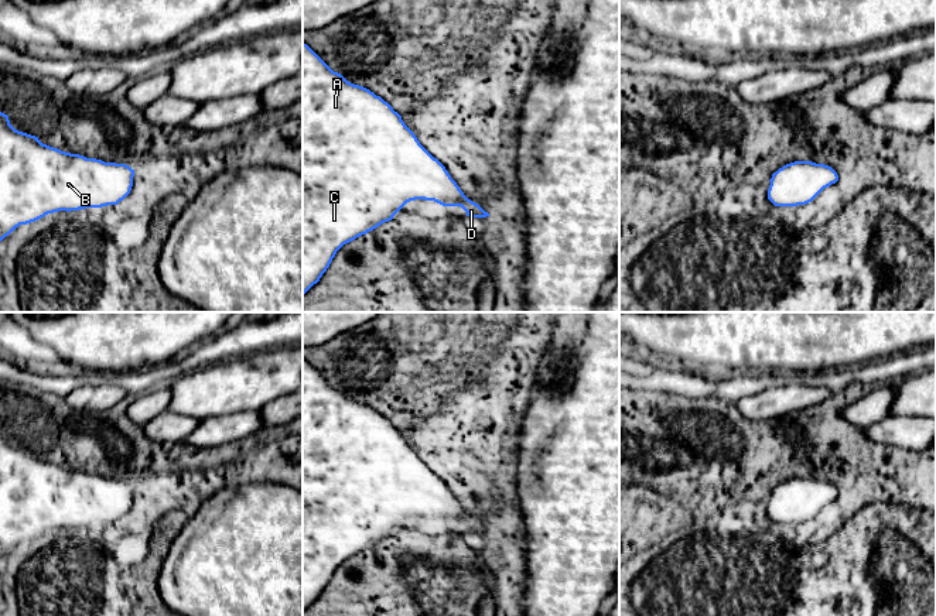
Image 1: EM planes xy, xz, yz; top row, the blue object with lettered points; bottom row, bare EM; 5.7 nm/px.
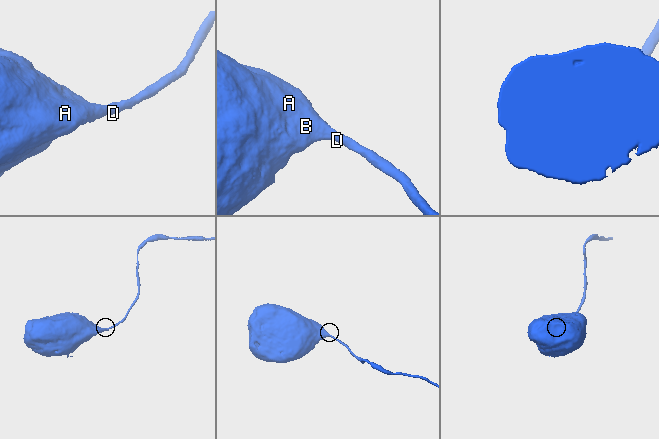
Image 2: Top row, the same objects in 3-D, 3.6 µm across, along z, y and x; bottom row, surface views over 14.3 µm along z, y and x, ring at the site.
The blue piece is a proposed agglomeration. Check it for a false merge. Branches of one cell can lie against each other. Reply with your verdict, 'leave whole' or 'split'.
leave whole

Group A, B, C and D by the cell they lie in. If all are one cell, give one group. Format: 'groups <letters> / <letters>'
groups A B C D

